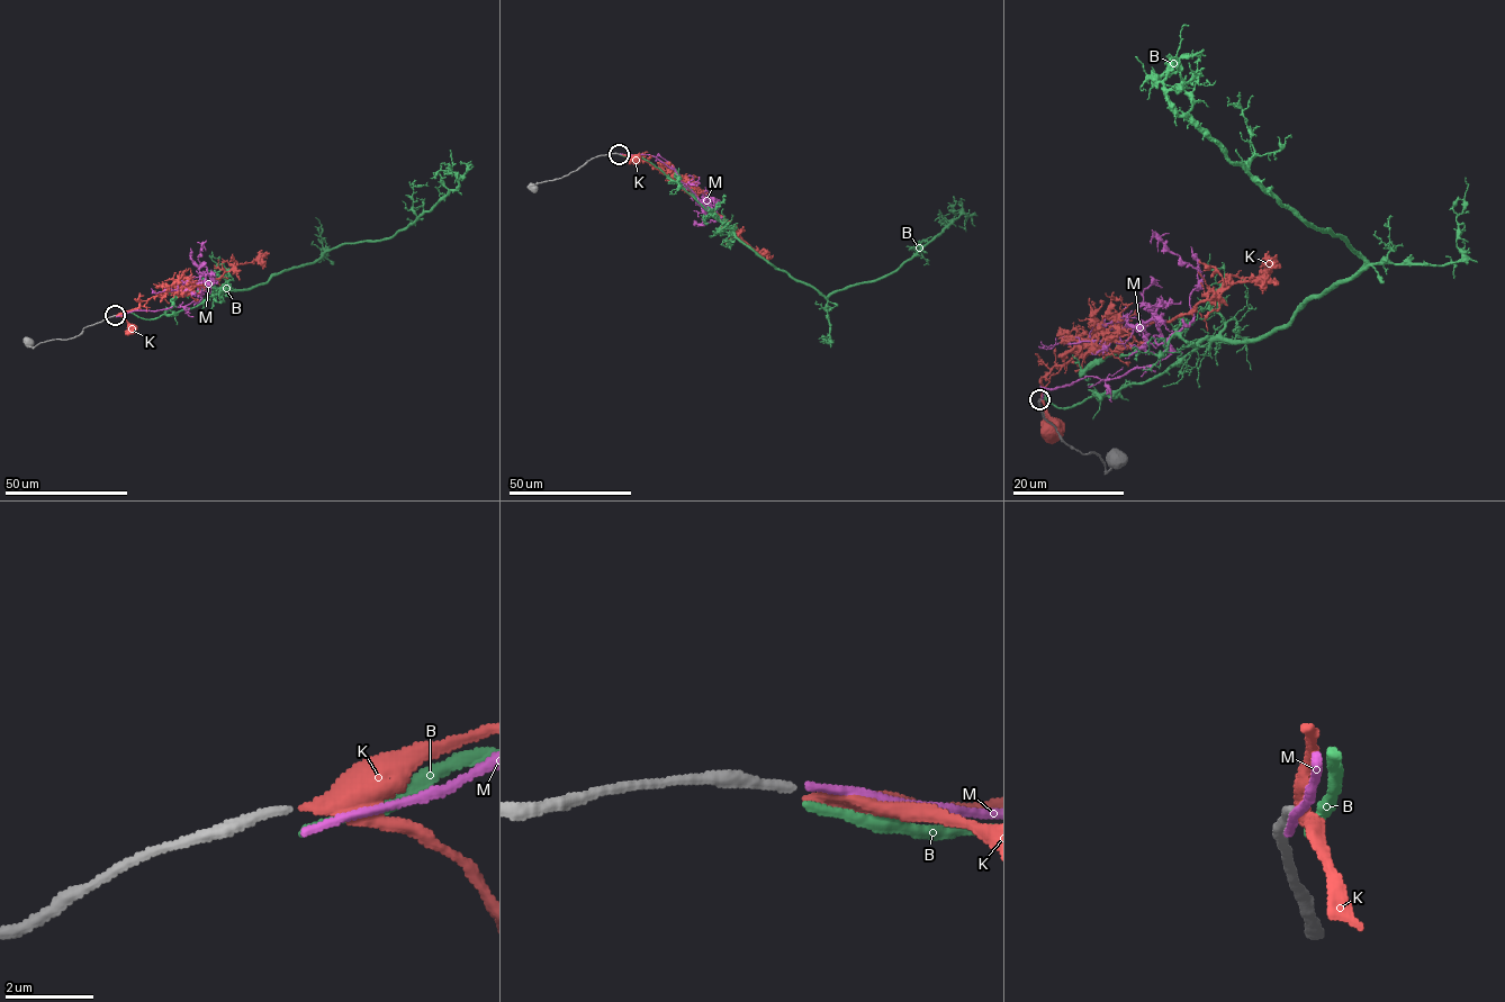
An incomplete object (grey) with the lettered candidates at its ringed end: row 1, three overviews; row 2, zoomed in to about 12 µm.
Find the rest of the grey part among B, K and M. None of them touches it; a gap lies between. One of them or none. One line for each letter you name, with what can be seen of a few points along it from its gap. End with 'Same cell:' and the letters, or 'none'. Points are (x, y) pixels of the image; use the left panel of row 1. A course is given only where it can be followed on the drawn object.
Same cell: none

